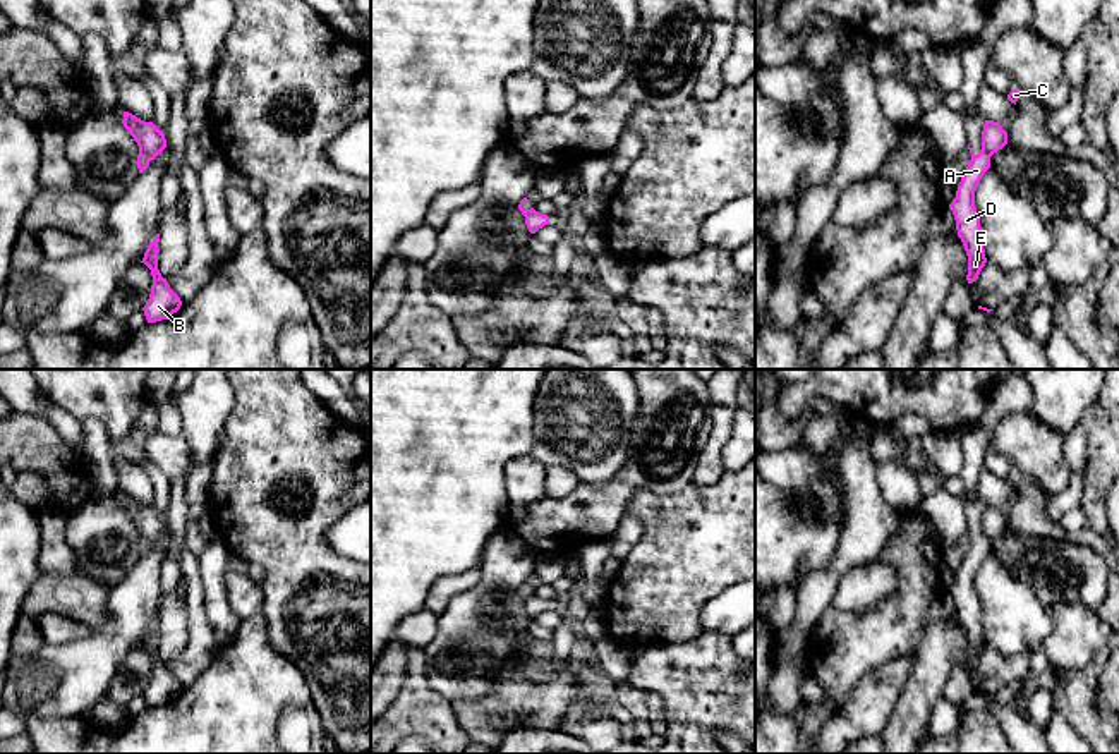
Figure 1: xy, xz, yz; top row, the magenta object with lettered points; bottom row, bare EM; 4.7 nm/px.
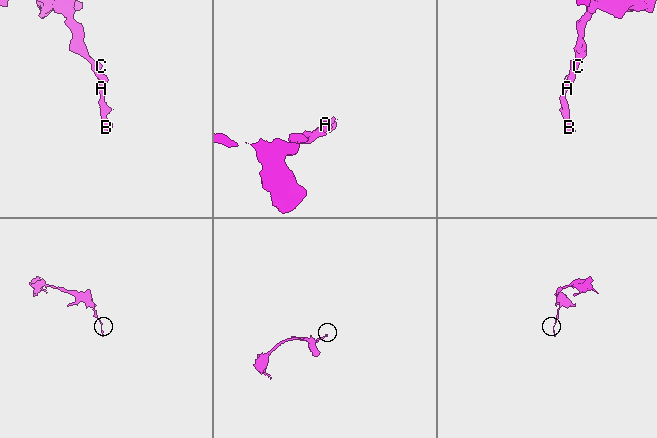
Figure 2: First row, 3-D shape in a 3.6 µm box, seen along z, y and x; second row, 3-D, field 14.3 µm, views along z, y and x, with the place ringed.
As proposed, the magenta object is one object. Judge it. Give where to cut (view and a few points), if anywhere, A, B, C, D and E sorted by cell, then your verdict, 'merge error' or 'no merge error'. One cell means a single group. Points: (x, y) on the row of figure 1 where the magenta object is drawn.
cut in xy along (139, 148), (150, 160); A B D E / C; merge error

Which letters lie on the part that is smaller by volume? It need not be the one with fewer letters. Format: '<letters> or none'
A, B, D, E

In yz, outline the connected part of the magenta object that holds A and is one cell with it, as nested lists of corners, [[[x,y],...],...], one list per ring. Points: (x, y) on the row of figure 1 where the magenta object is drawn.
[[[982,148],[978,155],[971,153],[971,160],[963,172],[956,198],[949,210],[956,220],[958,237],[961,239],[968,256],[968,283],[973,283],[987,263],[980,218],[975,208],[975,191],[983,173],[990,168],[990,156]]]

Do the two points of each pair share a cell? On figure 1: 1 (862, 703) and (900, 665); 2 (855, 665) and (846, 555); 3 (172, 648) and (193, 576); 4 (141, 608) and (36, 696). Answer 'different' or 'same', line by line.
1: same
2: different
3: different
4: same

